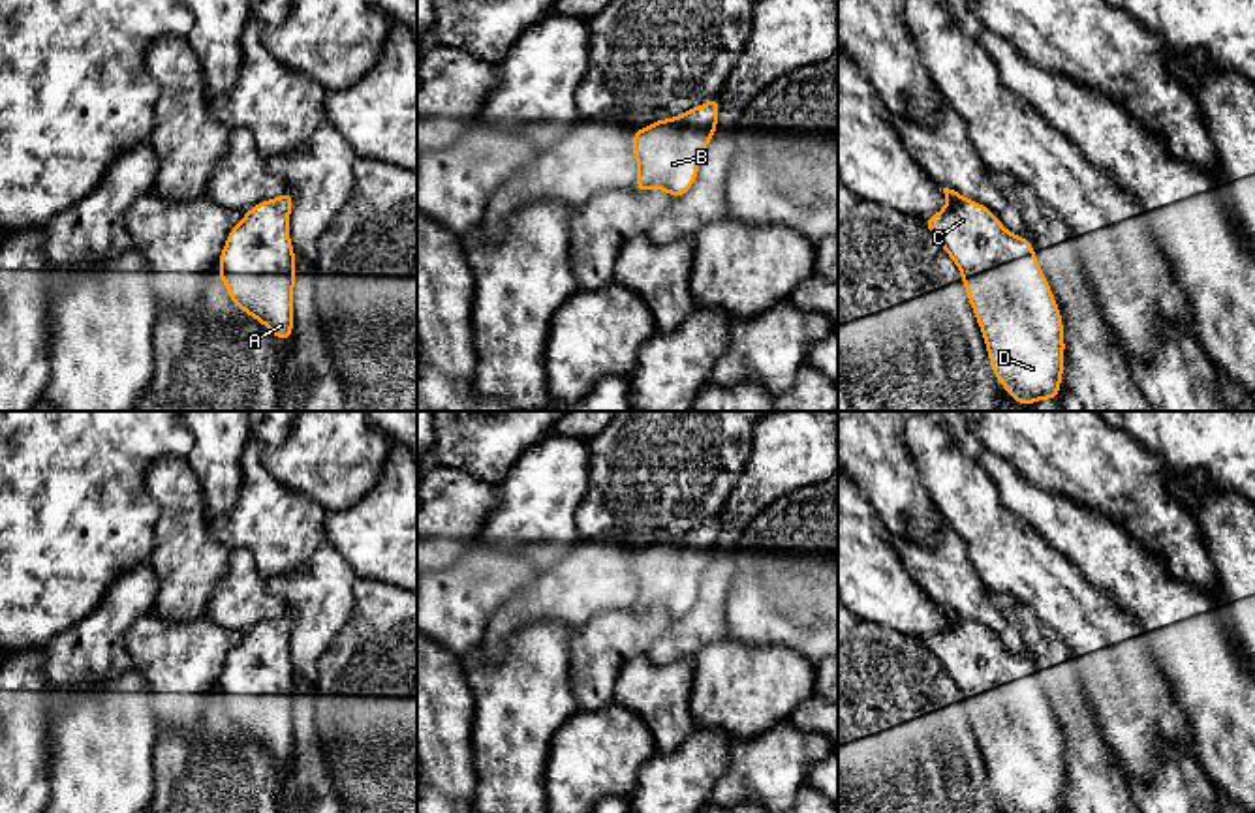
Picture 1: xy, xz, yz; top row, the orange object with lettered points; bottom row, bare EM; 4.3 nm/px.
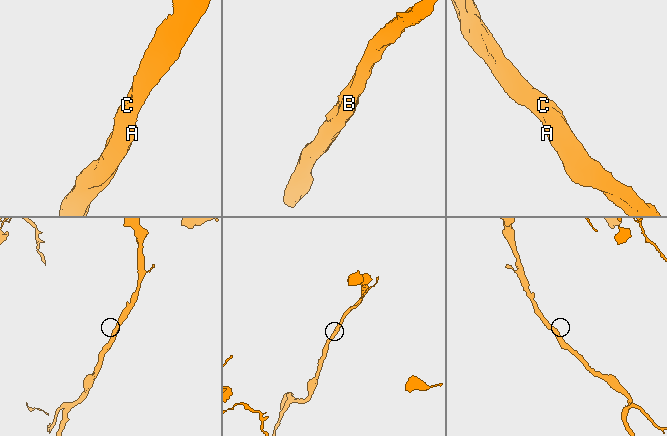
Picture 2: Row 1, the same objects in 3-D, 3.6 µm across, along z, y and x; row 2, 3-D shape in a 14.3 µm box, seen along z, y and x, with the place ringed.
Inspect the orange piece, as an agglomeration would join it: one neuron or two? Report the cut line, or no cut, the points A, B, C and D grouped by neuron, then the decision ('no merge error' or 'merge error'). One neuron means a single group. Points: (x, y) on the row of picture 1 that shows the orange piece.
no cut; A B C D; no merge error

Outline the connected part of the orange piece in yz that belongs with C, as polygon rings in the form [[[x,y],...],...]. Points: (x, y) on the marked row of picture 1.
[[[949,188],[943,193],[945,208],[921,222],[962,274],[994,376],[1018,406],[1031,406],[1041,398],[1058,404],[1065,366],[1063,321],[1050,284],[1033,257],[1035,246],[1030,238],[1009,233],[984,205]]]

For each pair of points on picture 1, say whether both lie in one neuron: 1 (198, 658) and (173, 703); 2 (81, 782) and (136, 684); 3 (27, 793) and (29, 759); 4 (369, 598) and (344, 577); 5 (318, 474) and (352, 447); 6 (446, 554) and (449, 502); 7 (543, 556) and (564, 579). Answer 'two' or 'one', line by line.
1: one
2: one
3: one
4: two
5: one
6: one
7: two

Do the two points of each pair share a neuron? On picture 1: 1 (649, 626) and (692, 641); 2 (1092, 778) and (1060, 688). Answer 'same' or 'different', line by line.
1: different
2: same

